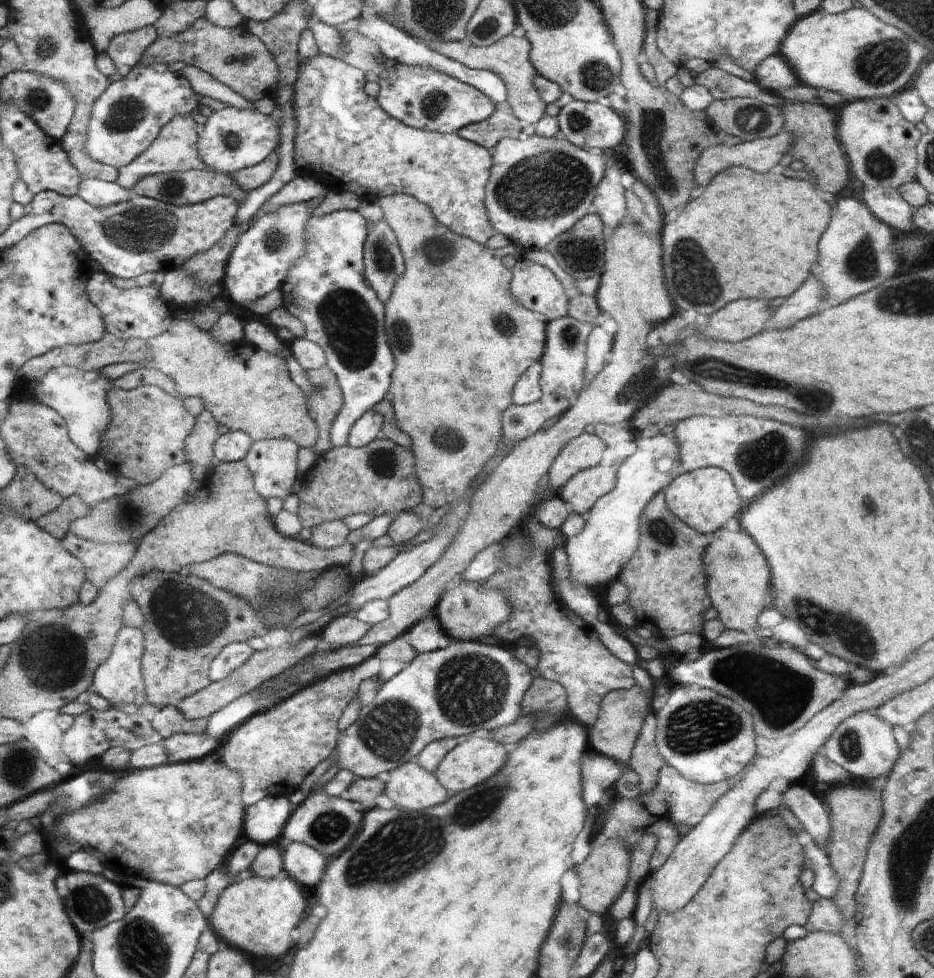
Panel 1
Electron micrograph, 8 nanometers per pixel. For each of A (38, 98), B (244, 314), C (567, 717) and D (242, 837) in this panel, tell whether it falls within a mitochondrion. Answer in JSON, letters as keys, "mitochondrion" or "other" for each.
{"A":"mitochondrion","B":"other","C":"other","D":"other"}

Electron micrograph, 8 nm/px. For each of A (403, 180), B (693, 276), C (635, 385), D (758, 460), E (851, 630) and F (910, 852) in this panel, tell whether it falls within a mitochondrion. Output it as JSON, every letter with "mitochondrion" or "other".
{"A":"other","B":"mitochondrion","C":"mitochondrion","D":"mitochondrion","E":"mitochondrion","F":"mitochondrion"}

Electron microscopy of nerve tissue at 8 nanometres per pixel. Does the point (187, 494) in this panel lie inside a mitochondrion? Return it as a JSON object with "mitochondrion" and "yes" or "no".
{"mitochondrion":"no"}

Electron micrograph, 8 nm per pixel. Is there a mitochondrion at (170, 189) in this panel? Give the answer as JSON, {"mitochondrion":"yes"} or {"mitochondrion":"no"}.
{"mitochondrion":"yes"}

